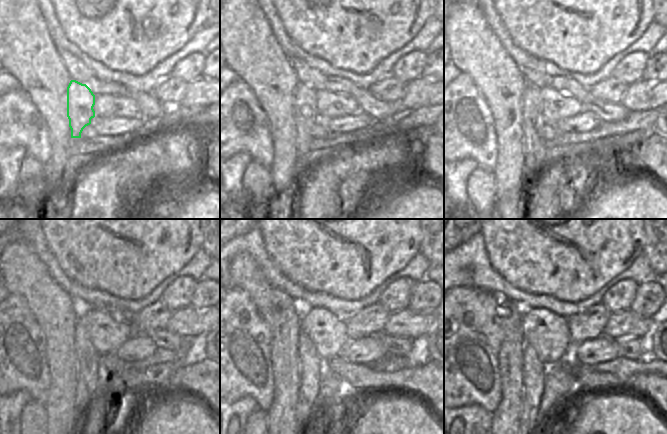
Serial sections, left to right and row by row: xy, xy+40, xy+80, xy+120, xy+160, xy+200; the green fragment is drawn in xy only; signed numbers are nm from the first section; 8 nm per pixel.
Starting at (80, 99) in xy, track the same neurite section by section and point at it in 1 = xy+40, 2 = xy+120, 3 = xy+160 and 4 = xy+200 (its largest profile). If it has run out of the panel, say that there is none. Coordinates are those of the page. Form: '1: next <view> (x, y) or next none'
1: next xy+40 (305, 112)
2: next xy+120 (90, 376)
3: next xy+160 (310, 363)
4: next xy+200 (533, 377)

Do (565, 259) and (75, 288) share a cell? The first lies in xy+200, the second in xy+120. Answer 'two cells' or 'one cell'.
two cells

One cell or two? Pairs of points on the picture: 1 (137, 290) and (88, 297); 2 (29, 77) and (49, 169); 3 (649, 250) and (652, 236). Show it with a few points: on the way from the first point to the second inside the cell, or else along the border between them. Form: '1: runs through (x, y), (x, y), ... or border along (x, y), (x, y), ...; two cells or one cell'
1: border along (88, 288), (103, 290), (124, 299), (134, 300); two cells
2: runs through (51, 100), (58, 124), (58, 146); one cell
3: runs through (652, 247), (652, 239); one cell

